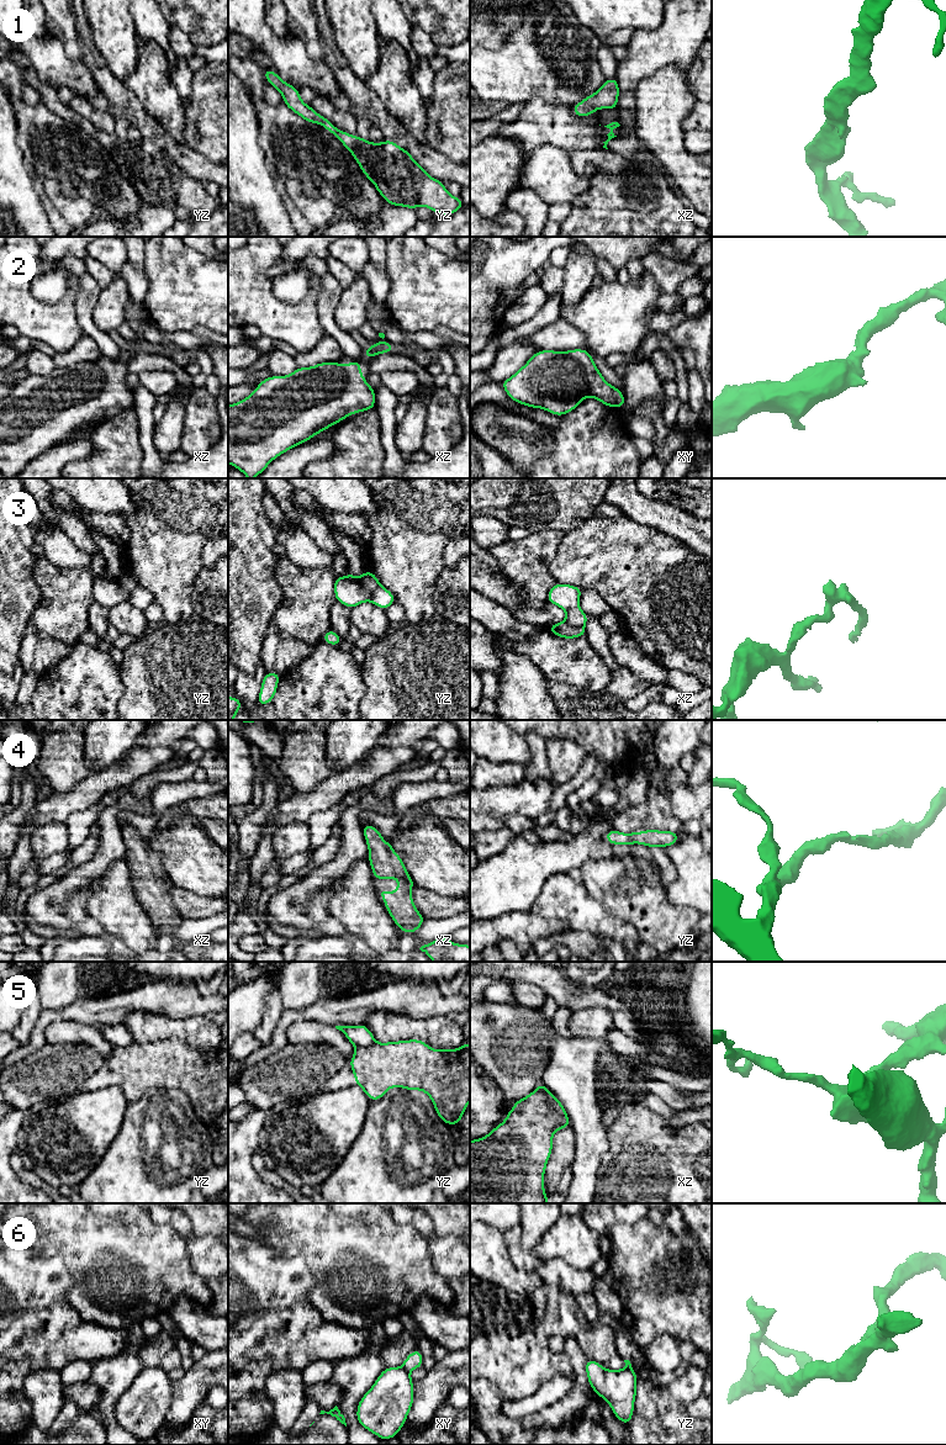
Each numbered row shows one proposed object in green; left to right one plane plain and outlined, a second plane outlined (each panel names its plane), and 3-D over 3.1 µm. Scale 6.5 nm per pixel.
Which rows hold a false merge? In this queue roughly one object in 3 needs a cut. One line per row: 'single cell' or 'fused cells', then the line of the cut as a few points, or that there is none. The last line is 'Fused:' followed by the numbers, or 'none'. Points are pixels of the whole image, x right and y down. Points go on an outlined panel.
1: single cell; no cut
2: single cell; no cut
3: fused cells; cut in xz along (564, 622), (574, 626), (584, 626)
4: single cell; no cut
5: fused cells; cut in xz along (535, 1090), (539, 1090), (555, 1109), (564, 1109)
6: fused cells; cut in xy along (402, 1366), (408, 1372)
Fused: 3, 5, 6

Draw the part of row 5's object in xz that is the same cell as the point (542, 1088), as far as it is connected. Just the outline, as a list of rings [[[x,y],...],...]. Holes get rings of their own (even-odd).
[[[539,1083],[535,1091],[540,1091],[545,1095],[548,1102],[551,1105],[551,1107],[554,1107],[555,1110],[564,1110],[564,1107],[559,1106],[555,1096],[546,1089],[546,1086],[543,1083]]]

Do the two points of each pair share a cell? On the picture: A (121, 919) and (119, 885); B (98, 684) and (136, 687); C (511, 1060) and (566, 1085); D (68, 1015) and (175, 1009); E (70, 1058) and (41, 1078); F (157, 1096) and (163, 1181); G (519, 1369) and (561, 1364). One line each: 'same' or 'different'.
A: same
B: different
C: different
D: same
E: same
F: same
G: same

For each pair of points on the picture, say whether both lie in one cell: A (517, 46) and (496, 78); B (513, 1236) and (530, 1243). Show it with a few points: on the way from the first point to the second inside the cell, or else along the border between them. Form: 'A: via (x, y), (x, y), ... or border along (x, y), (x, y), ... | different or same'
A: via (517, 53), (517, 57), (503, 70) | same
B: border along (519, 1226), (521, 1245), (527, 1253) | different

